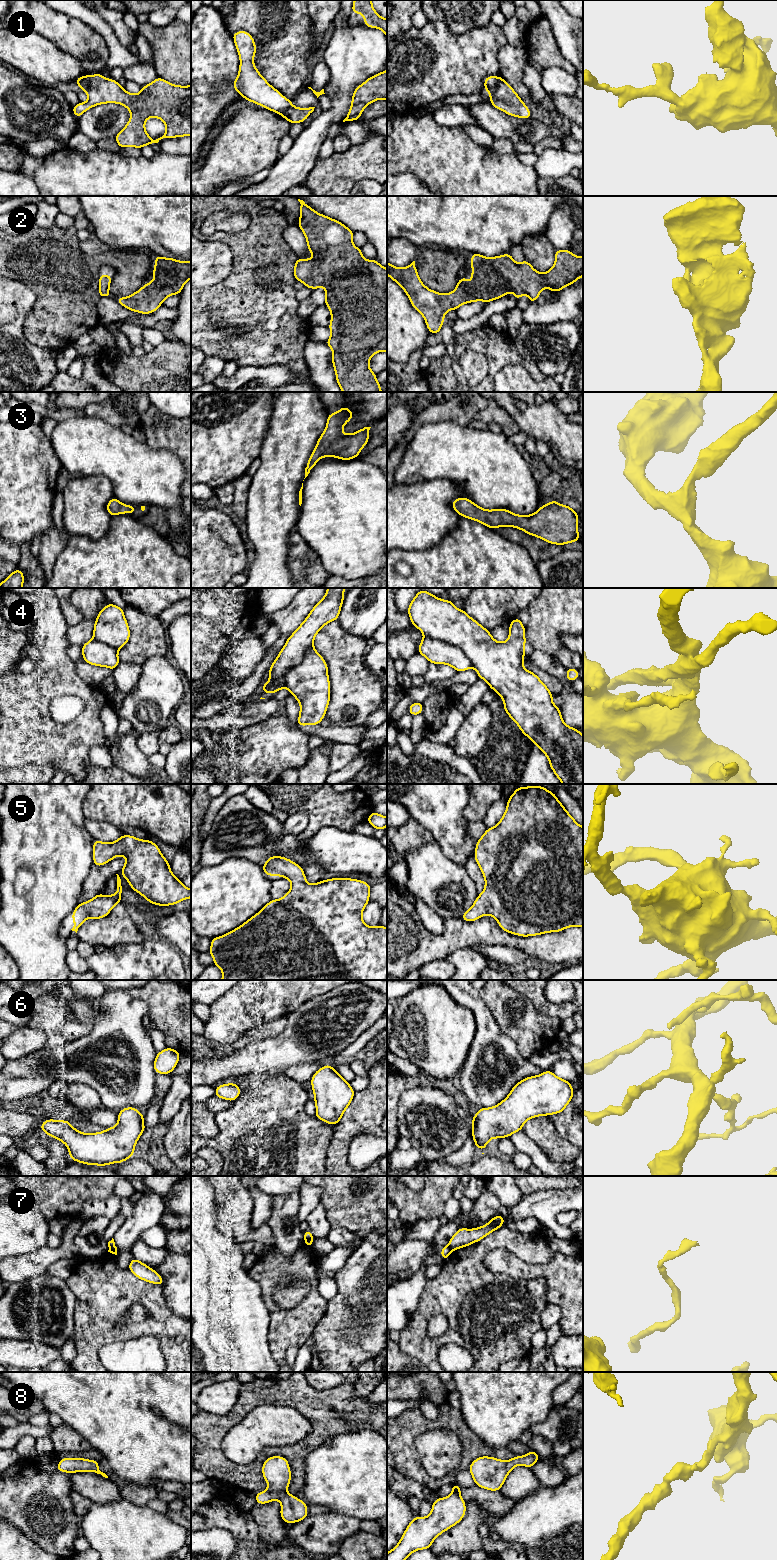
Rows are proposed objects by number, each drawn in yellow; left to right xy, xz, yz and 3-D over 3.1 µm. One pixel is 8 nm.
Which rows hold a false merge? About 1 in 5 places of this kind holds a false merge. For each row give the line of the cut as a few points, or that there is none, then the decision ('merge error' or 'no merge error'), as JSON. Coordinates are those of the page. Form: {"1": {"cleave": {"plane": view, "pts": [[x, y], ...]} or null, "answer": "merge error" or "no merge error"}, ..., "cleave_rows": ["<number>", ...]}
{"1": {"cleave": {"plane": "yz", "pts": [[497, 77], [495, 88], [488, 91]]}, "answer": "merge error"}, "2": {"cleave": null, "answer": "no merge error"}, "3": {"cleave": null, "answer": "no merge error"}, "4": {"cleave": null, "answer": "no merge error"}, "5": {"cleave": null, "answer": "no merge error"}, "6": {"cleave": null, "answer": "no merge error"}, "7": {"cleave": {"plane": "yz", "pts": [[447, 1246], [451, 1250]]}, "answer": "merge error"}, "8": {"cleave": null, "answer": "no merge error"}, "cleave_rows": ["1", "7"]}

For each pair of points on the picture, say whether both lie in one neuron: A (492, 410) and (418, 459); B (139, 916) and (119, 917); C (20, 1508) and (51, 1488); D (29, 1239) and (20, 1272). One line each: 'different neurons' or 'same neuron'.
A: different neurons
B: different neurons
C: same neuron
D: different neurons

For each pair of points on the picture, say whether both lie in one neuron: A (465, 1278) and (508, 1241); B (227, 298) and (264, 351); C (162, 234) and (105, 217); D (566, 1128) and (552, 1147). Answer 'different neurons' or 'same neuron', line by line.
A: same neuron
B: same neuron
C: same neuron
D: different neurons

